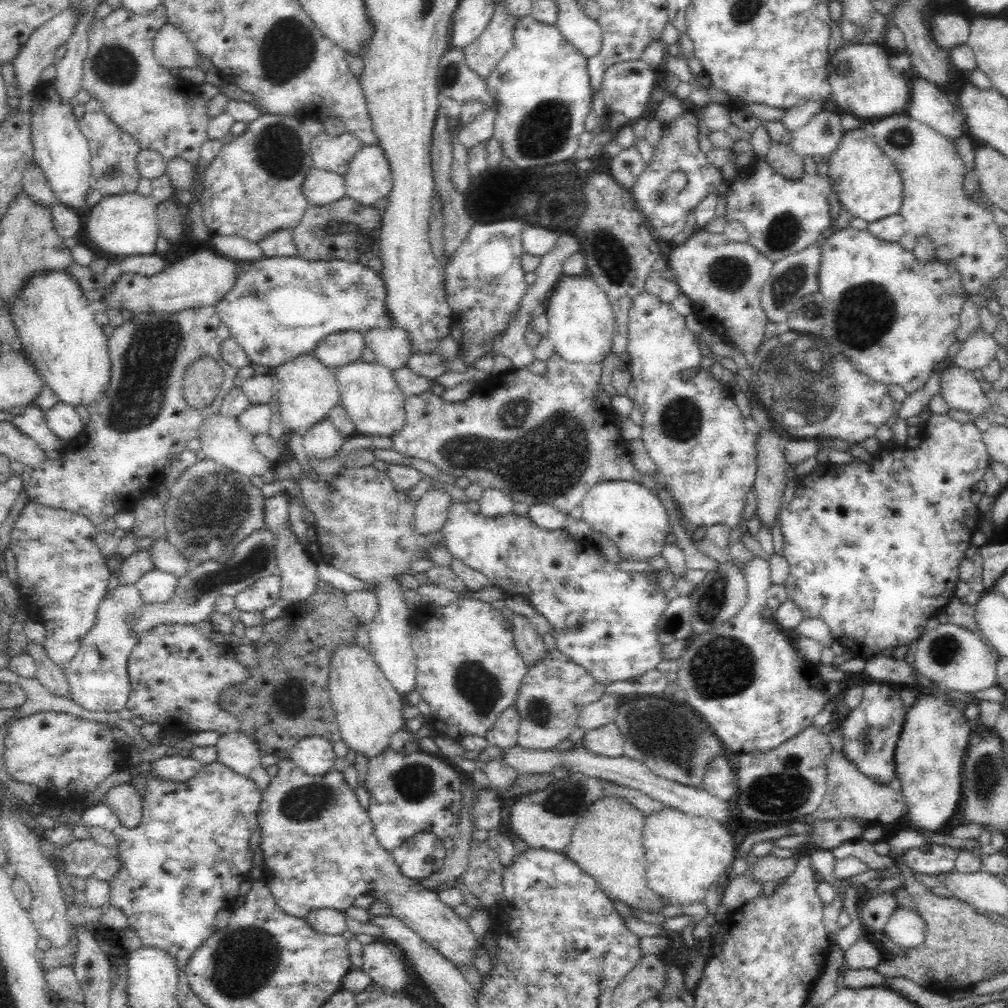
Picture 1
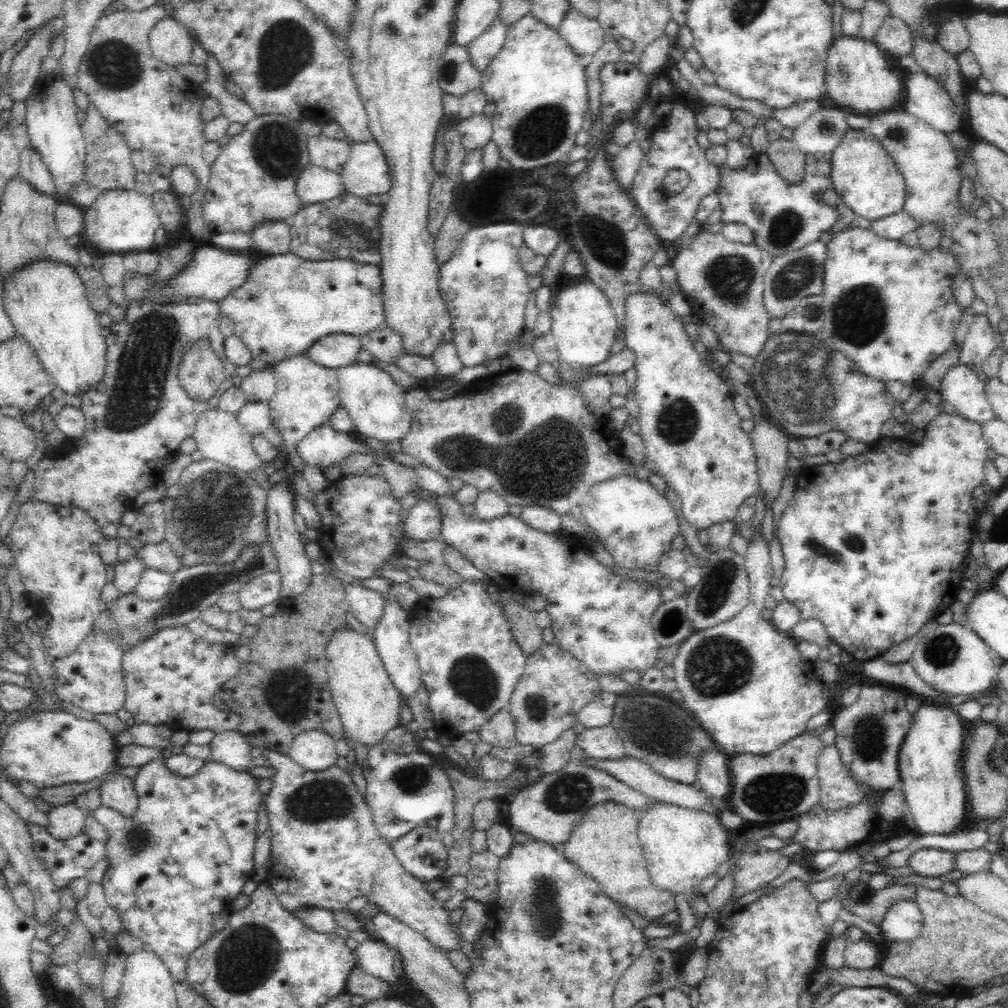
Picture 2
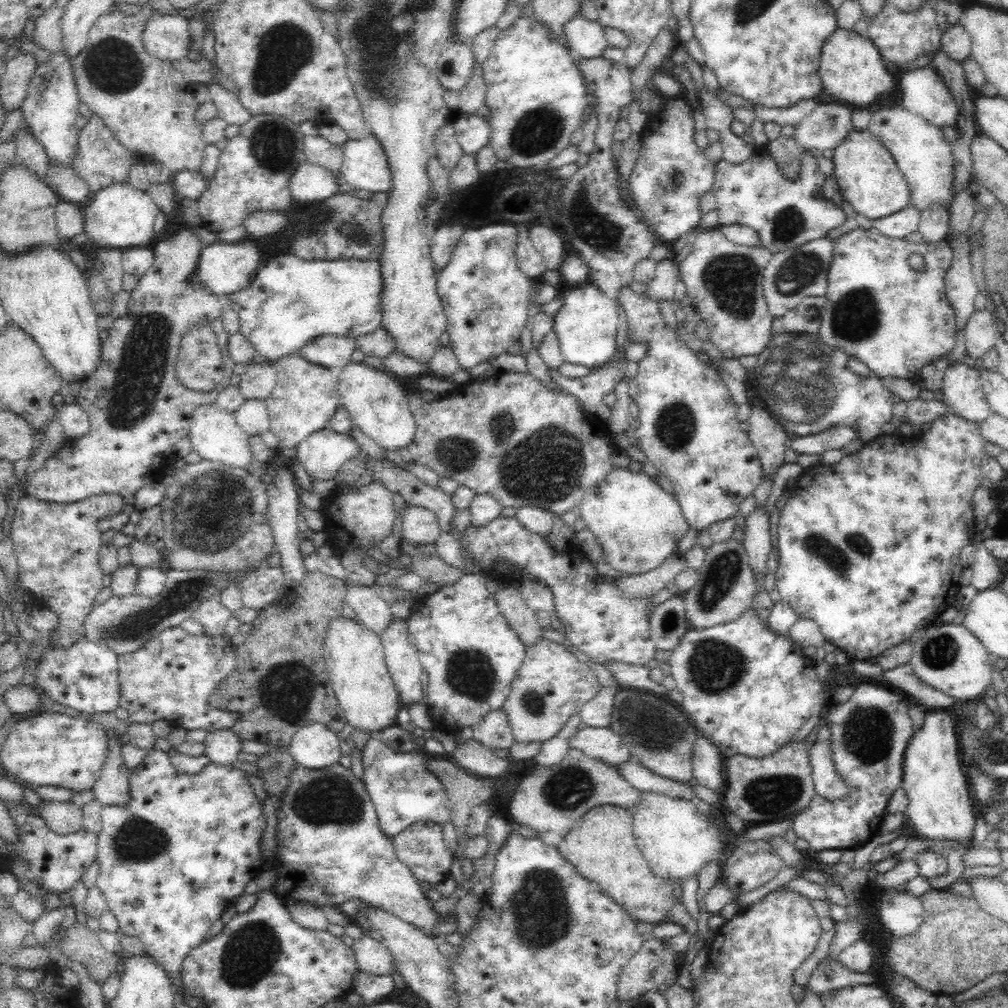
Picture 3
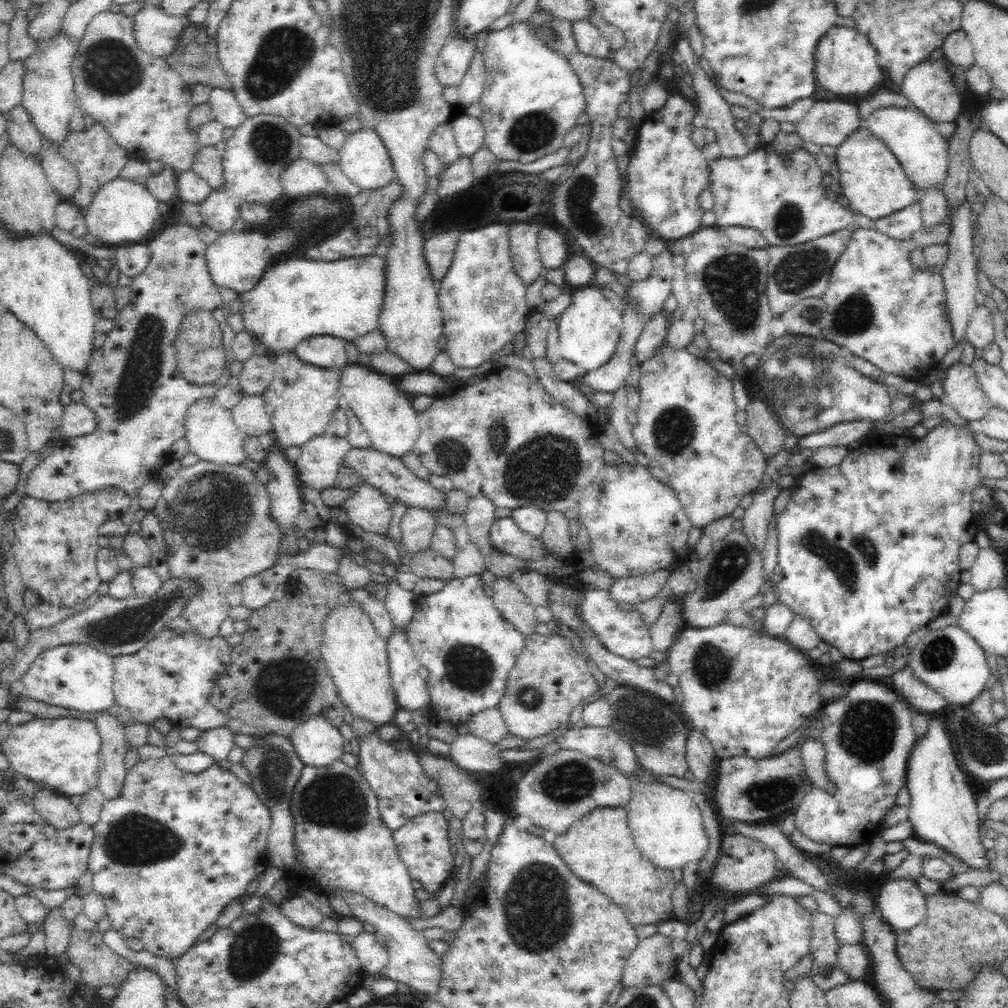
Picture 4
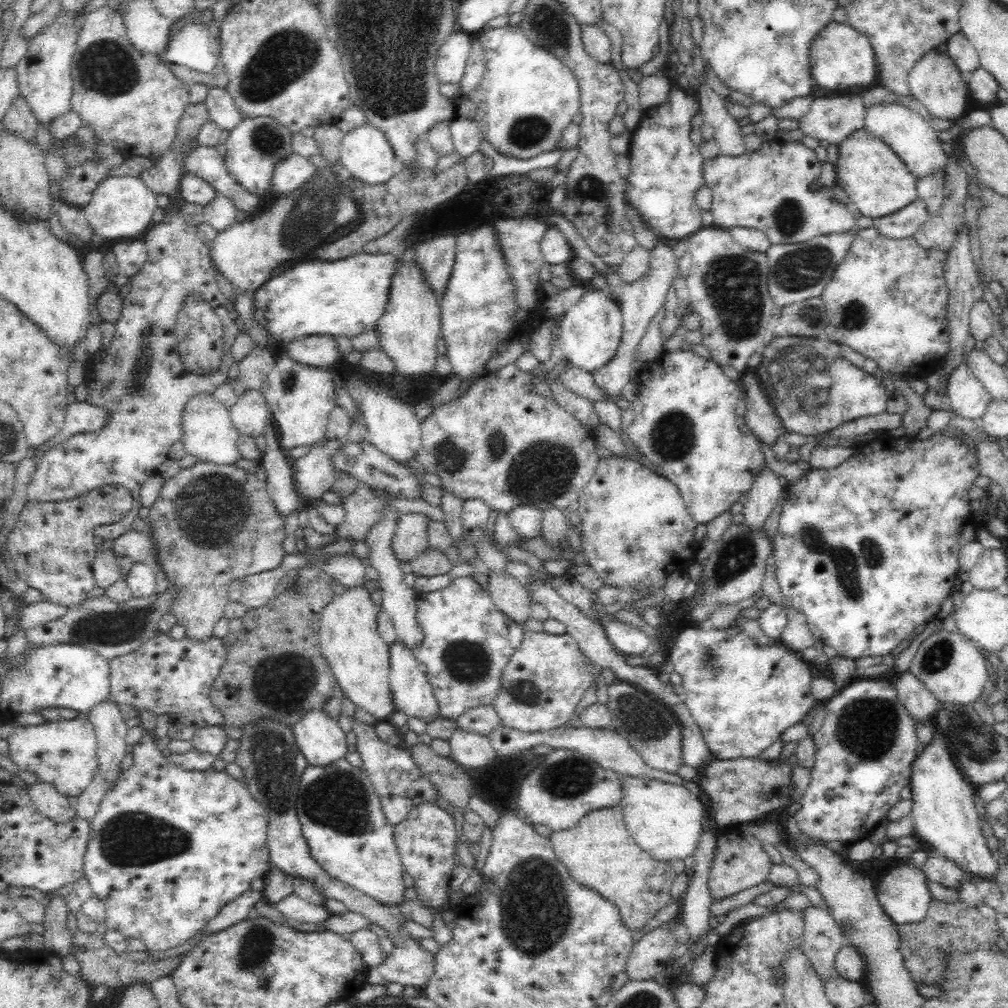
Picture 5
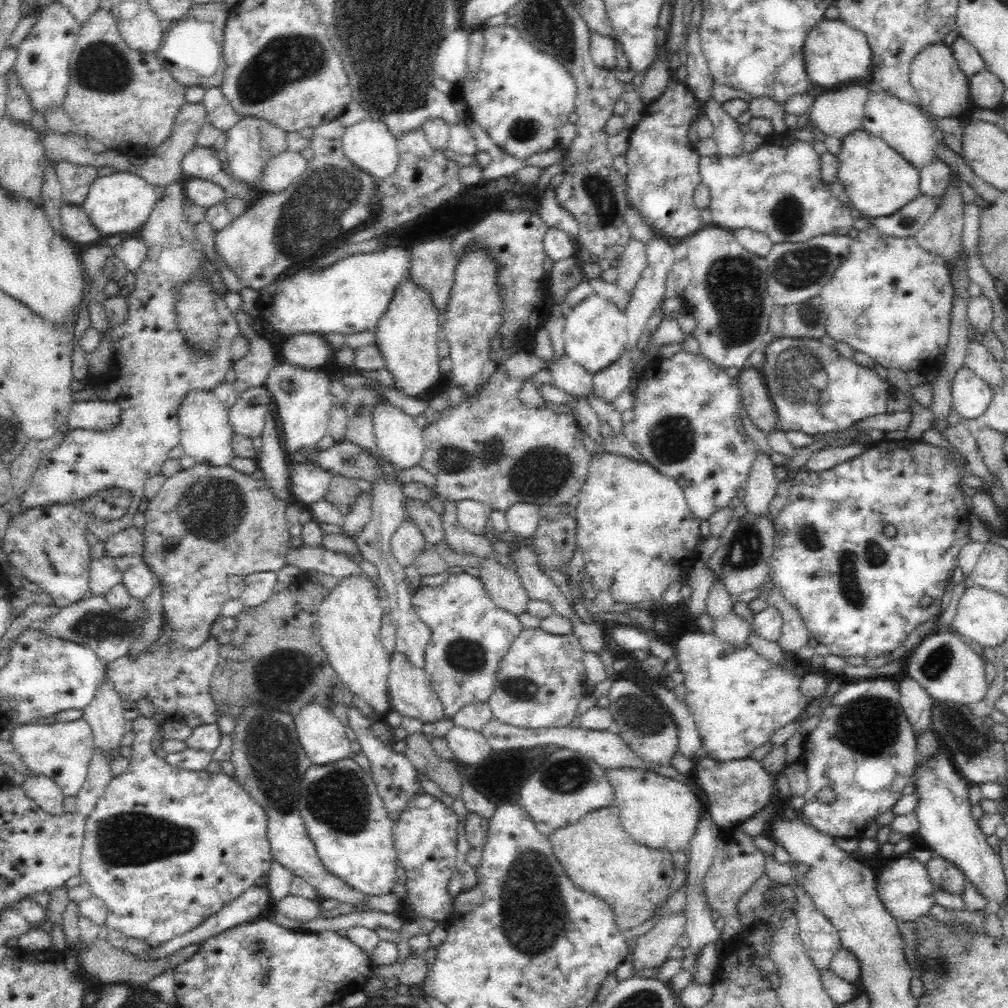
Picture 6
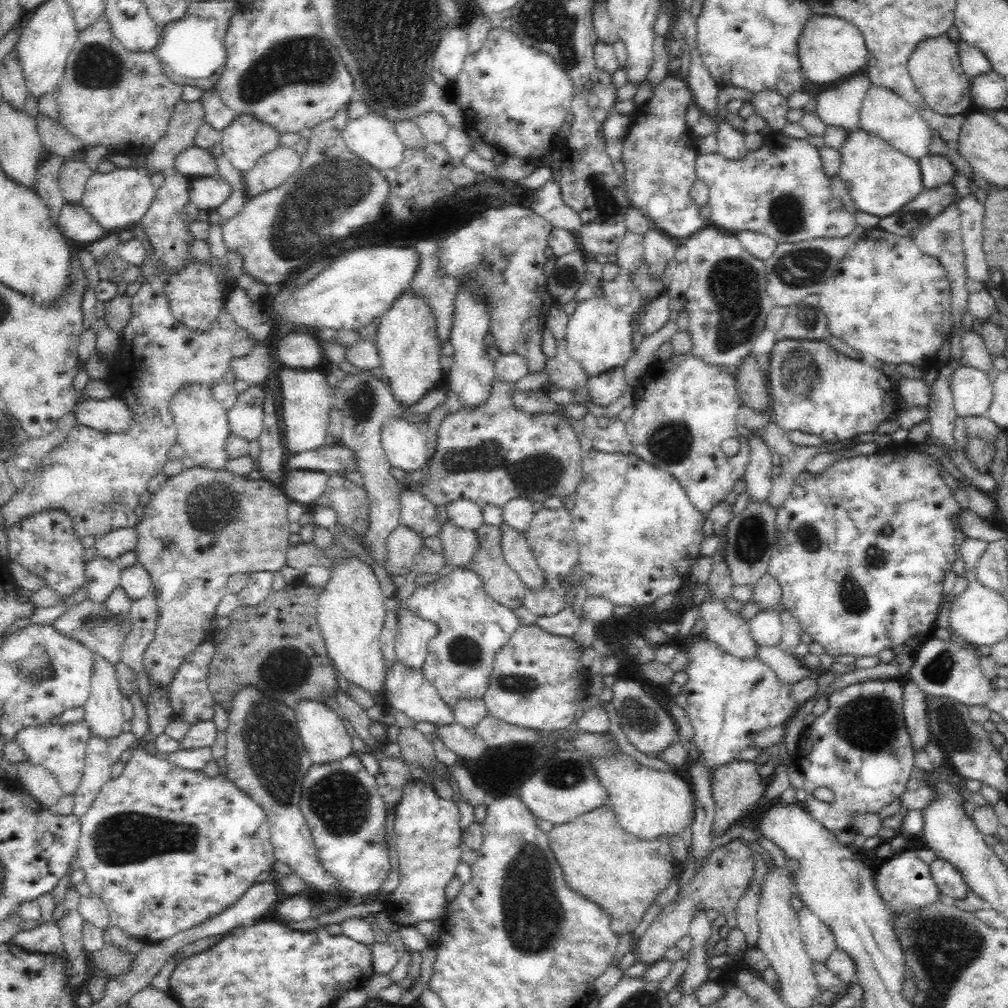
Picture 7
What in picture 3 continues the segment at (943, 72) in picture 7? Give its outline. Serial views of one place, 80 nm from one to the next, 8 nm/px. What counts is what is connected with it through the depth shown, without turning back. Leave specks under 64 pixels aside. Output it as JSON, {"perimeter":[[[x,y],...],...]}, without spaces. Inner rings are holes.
{"perimeter":[[[926,65],[910,72],[904,71],[900,76],[899,85],[902,92],[902,108],[920,115],[938,128],[955,128],[958,105],[934,68]]]}

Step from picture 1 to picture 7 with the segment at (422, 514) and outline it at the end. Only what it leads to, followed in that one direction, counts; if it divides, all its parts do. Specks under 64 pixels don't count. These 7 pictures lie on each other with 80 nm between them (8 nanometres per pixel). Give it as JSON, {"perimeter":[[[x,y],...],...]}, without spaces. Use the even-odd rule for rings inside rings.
{"perimeter":[[[397,526],[386,541],[386,569],[394,575],[406,576],[413,569],[414,557],[424,545],[424,538],[409,526]]]}

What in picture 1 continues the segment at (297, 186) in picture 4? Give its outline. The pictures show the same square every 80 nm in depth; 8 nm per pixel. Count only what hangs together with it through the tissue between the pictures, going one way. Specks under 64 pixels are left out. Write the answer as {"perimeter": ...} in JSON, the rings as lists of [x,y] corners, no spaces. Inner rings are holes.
{"perimeter":[[[312,167],[303,182],[303,193],[311,206],[324,206],[346,197],[344,177]]]}

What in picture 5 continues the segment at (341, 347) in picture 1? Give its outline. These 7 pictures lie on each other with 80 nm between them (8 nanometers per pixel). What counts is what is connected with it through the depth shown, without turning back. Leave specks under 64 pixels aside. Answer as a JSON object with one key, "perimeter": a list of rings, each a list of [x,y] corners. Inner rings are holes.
{"perimeter":[[[314,335],[300,337],[286,345],[286,351],[294,361],[312,367],[332,368],[338,360],[342,364],[343,356],[338,342],[332,336]]]}

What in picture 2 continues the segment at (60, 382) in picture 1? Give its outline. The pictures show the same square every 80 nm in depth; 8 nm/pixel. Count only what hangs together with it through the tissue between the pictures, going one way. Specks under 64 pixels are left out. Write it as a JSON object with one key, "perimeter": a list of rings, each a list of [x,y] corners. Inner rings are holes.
{"perimeter":[[[42,259],[41,261],[23,266],[21,269],[14,271],[8,278],[8,282],[3,284],[4,290],[4,307],[8,317],[12,320],[17,335],[22,337],[24,341],[34,350],[39,362],[42,364],[43,370],[50,375],[50,378],[54,379],[54,386],[62,390],[62,394],[69,394],[74,396],[81,396],[82,393],[89,391],[90,389],[97,389],[97,386],[101,384],[102,377],[106,372],[106,354],[107,345],[105,343],[106,336],[103,334],[103,328],[100,327],[98,320],[96,319],[97,313],[91,306],[87,295],[87,288],[84,287],[82,279],[78,276],[76,269],[73,266],[50,261],[50,259]]]}

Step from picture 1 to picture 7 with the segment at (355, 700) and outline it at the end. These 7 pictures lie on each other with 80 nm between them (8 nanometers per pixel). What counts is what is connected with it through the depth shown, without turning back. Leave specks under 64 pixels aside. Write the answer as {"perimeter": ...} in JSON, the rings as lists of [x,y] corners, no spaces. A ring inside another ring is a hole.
{"perimeter":[[[358,557],[340,559],[332,568],[330,580],[317,600],[317,621],[327,655],[341,676],[382,700],[385,690],[385,664],[379,643],[385,620],[384,596],[374,572]]]}

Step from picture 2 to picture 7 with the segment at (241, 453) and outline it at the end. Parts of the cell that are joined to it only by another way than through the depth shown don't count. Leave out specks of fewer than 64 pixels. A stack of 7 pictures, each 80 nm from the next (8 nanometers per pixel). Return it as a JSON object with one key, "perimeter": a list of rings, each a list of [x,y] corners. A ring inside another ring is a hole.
{"perimeter":[[[201,384],[186,385],[170,399],[169,407],[178,430],[177,444],[186,451],[185,456],[190,457],[195,465],[210,470],[224,468],[226,461],[230,459],[225,449],[225,442],[231,431],[227,409],[216,401],[211,388]]]}

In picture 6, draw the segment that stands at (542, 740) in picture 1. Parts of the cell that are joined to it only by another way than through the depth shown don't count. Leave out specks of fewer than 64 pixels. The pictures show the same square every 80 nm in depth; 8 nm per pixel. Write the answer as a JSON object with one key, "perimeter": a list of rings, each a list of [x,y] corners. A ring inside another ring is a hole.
{"perimeter":[[[541,627],[522,628],[498,665],[493,695],[488,699],[494,718],[512,726],[527,729],[549,729],[568,726],[576,716],[576,708],[586,693],[586,669],[582,664],[584,651],[574,633],[550,634]]]}

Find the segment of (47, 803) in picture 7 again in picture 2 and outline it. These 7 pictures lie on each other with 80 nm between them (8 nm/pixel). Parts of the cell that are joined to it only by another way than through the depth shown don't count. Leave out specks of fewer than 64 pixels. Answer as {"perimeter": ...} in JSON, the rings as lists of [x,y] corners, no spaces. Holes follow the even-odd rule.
{"perimeter":[[[75,803],[53,807],[48,812],[49,823],[47,832],[55,840],[70,840],[78,836],[85,826],[85,811],[80,810]]]}

